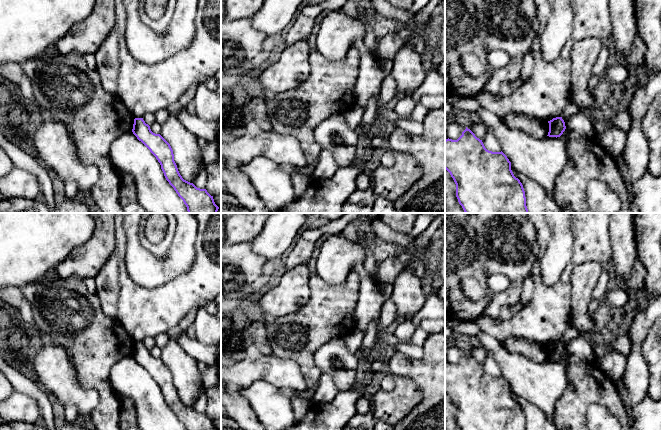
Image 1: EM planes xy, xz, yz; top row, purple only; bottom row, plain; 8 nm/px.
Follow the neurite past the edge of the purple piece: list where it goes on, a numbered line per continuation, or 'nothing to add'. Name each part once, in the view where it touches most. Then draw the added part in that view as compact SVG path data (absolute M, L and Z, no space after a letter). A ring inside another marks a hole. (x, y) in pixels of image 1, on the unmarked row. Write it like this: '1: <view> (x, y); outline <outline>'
nothing to add

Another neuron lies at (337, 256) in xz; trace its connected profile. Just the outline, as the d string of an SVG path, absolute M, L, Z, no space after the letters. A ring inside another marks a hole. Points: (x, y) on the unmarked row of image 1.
M342 233L330 235L323 242L316 262L316 274L331 285L341 285L353 272L357 262L364 262L364 248L344 238Z

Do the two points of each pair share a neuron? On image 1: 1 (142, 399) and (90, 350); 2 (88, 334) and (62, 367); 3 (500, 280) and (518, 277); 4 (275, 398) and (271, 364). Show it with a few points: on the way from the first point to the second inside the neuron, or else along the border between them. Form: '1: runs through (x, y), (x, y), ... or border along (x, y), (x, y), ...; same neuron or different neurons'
1: border along (130, 355), (119, 359), (111, 367), (109, 379); different neurons
2: border along (51, 343), (58, 344), (65, 350), (78, 380); different neurons
3: border along (489, 274), (503, 274), (508, 279), (509, 286); different neurons
4: border along (249, 385), (256, 380), (266, 380), (292, 392); different neurons

